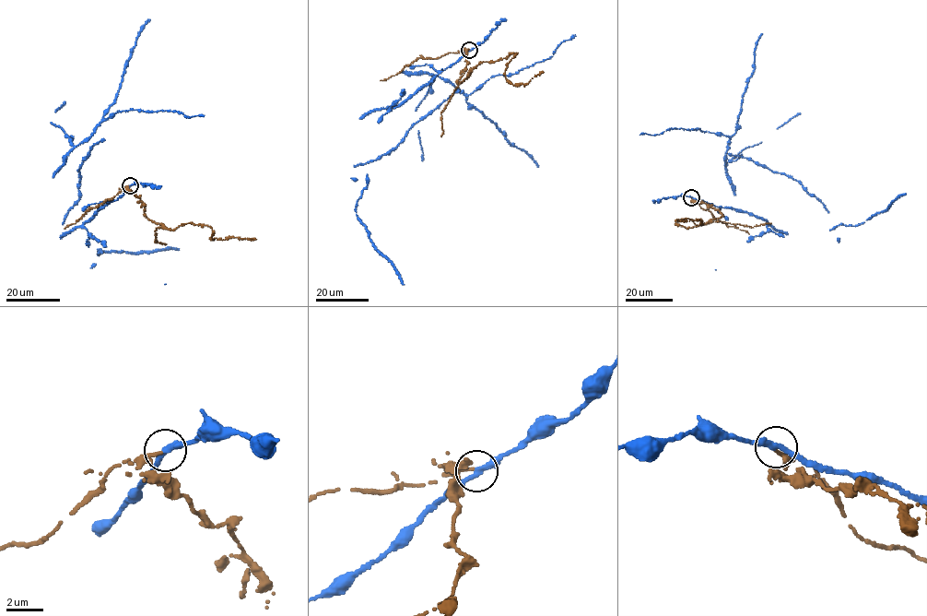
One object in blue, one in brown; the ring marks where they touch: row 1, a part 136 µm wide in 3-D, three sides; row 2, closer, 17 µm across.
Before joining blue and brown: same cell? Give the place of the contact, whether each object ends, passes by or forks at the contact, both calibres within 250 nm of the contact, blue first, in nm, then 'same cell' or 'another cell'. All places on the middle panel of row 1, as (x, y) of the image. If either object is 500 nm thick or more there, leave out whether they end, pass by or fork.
place (469, 50); blue passes by; brown ends; calibres 320 and 190 nm; another cell

